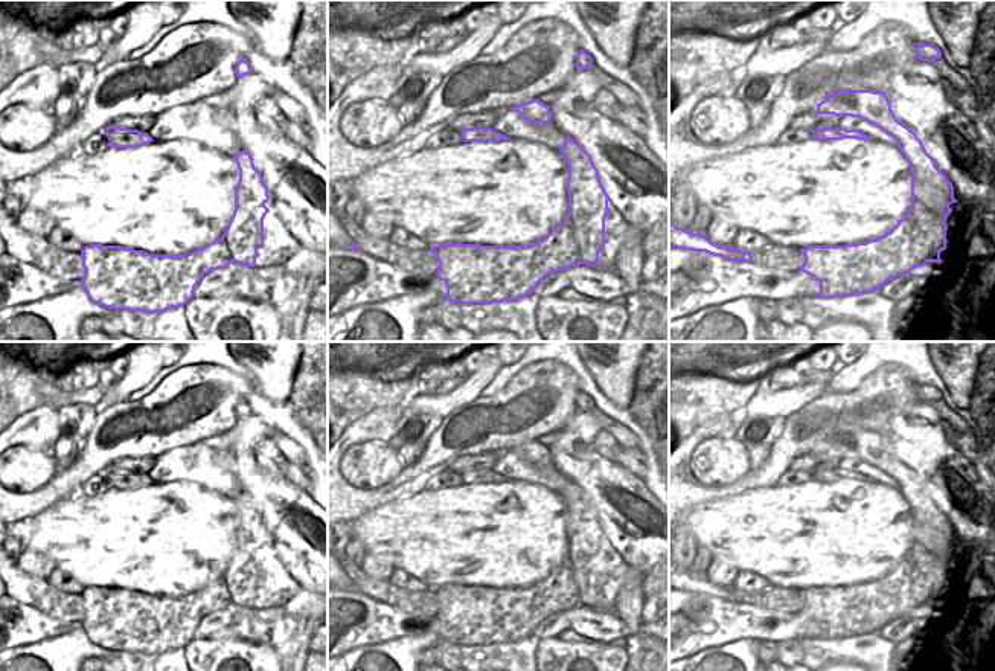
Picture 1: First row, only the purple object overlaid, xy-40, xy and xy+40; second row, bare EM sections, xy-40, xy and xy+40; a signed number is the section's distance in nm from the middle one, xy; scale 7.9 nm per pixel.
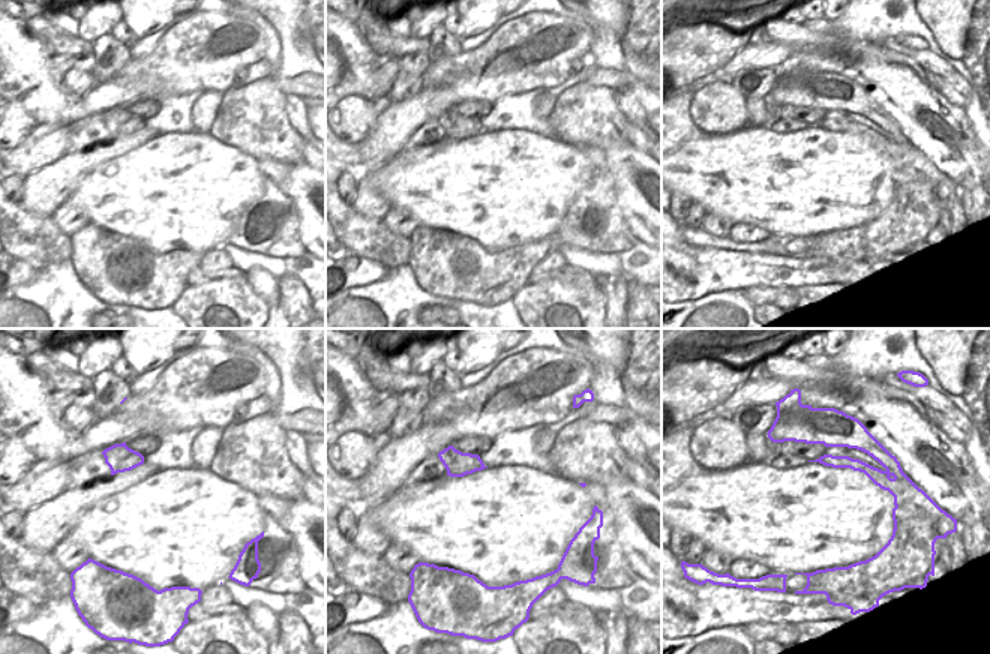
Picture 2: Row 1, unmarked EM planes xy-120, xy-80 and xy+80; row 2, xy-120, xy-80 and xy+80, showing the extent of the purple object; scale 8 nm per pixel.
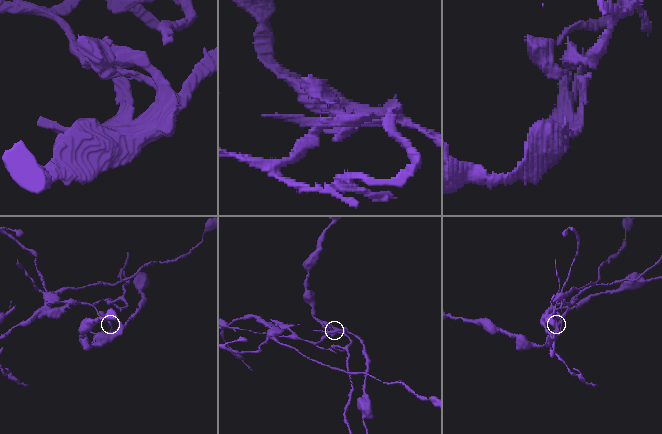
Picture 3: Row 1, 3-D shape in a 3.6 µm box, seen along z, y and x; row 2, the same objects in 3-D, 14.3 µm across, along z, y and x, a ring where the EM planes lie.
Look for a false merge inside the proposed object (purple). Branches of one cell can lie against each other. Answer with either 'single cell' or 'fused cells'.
fused cells

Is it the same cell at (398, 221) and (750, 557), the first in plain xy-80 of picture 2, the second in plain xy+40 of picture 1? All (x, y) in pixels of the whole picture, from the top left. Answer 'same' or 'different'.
different

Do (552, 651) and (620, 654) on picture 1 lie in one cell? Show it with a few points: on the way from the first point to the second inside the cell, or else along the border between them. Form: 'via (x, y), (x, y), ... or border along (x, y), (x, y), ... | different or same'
via (569, 654), (604, 654) | same

